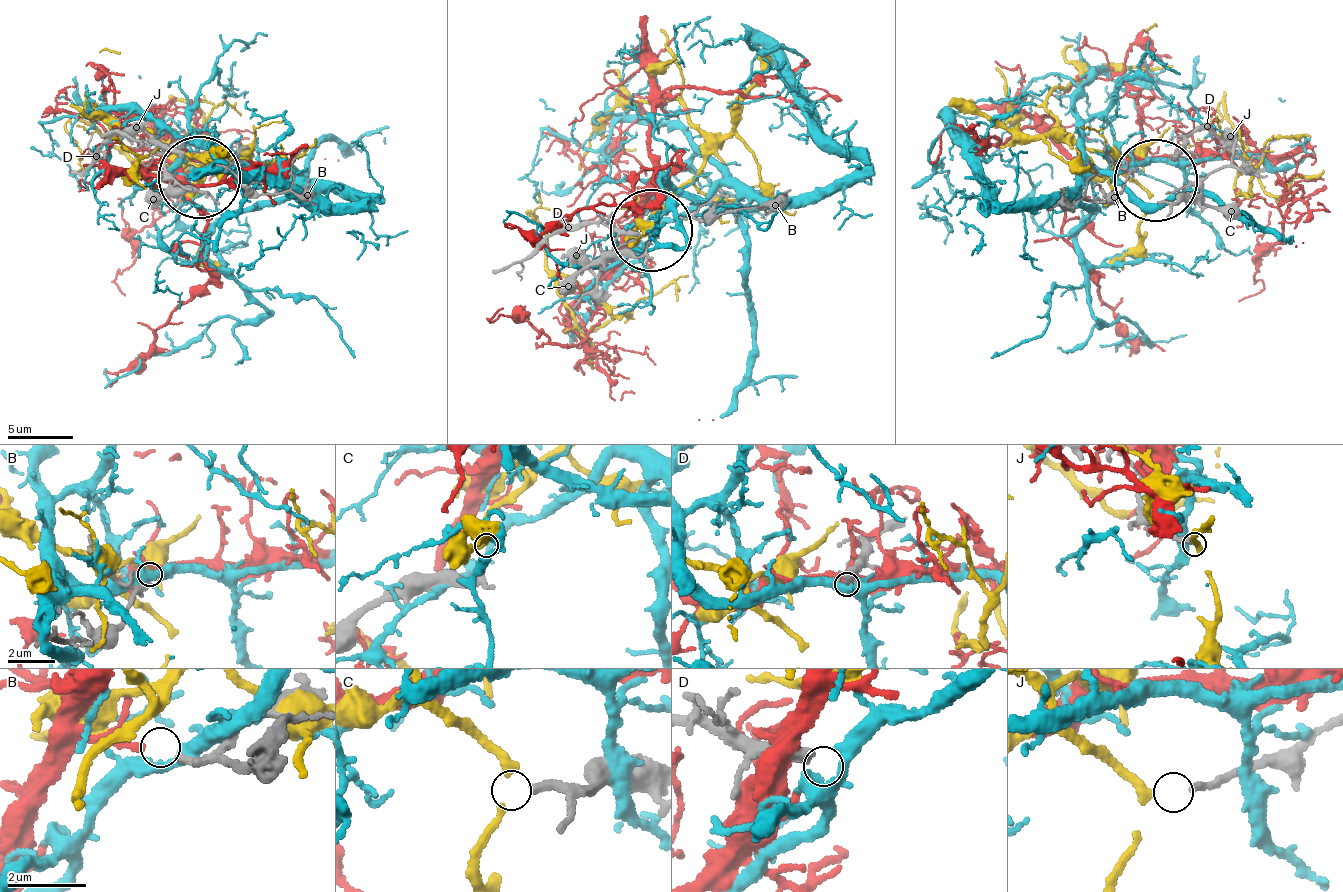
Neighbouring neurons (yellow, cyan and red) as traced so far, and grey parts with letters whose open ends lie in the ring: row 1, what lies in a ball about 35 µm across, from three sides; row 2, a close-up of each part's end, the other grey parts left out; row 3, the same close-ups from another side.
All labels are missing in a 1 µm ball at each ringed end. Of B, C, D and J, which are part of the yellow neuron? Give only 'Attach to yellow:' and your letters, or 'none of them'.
Attach to yellow: J

